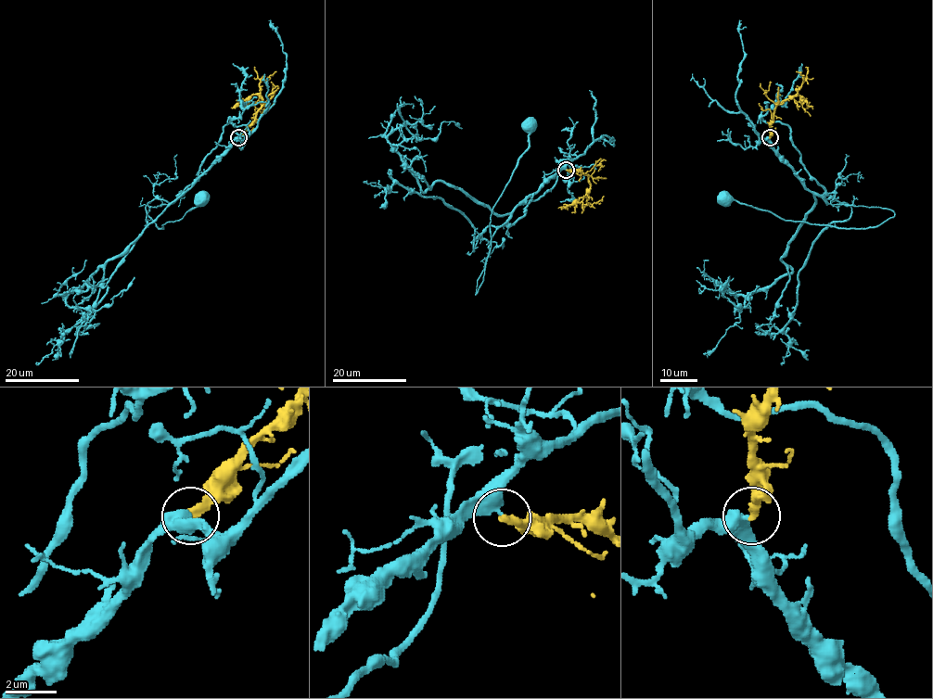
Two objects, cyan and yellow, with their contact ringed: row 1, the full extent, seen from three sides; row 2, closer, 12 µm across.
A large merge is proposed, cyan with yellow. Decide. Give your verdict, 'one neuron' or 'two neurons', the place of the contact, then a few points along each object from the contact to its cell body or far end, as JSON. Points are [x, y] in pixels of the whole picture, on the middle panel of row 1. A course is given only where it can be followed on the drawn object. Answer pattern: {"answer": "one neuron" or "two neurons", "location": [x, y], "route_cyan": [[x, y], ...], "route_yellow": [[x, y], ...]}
{"answer": "one neuron", "location": [566, 170], "route_cyan": [[567, 170], [523, 200], [497, 229], [476, 294], [491, 247], [492, 207], [529, 147], [530, 123]], "route_yellow": [[567, 170], [580, 171], [588, 177], [590, 188], [586, 201], [589, 204], [598, 201], [603, 196]]}

